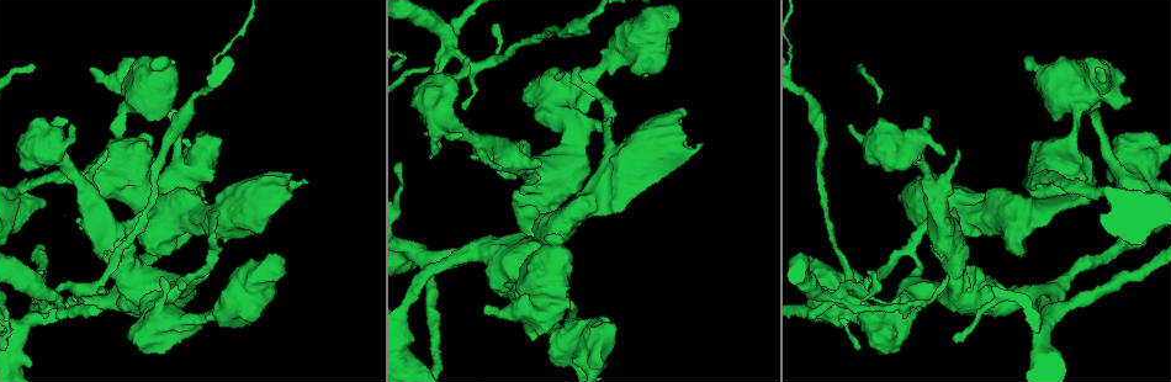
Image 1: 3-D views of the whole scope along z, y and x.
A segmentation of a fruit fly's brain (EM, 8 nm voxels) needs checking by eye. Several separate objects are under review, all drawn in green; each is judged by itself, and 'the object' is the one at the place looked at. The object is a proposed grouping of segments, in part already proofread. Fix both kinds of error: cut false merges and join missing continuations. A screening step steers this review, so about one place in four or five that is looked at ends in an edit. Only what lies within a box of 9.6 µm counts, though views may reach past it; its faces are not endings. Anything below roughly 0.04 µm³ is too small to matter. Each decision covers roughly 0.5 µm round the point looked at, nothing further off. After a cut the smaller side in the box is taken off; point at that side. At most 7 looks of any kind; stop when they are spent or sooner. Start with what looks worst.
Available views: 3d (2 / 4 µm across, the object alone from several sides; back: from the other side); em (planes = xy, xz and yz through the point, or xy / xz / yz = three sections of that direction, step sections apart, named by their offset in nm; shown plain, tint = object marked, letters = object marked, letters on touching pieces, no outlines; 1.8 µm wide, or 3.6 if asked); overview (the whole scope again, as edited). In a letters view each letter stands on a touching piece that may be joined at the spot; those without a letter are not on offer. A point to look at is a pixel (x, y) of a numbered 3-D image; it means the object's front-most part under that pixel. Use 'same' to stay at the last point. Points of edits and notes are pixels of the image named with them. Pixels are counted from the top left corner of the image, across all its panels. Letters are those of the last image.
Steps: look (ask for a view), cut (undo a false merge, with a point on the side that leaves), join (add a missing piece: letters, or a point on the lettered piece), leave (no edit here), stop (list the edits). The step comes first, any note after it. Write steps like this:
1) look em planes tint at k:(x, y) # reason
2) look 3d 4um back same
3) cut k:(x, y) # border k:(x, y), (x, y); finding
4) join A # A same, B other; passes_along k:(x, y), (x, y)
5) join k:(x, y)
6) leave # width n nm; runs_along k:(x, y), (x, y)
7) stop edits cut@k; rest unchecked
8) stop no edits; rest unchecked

look em planes letters at 1:(1077, 120) # a narrow waist

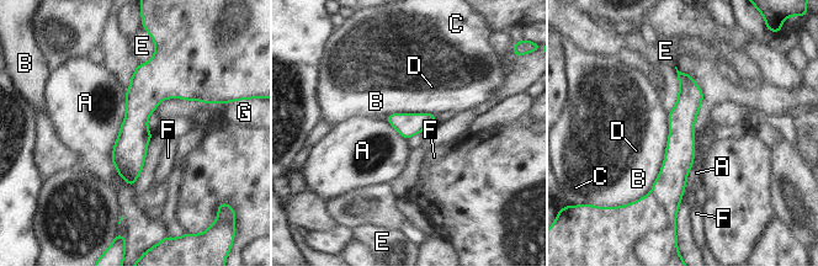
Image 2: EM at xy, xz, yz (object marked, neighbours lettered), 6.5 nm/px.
cut 2:(628, 223) # longest_contact A 650 nm; A other, B other, C other, D other, E other, F other, G other; border 2:(651, 192), (668, 213); a second neuron is stuck on

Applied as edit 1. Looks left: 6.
look overview # see it whole again

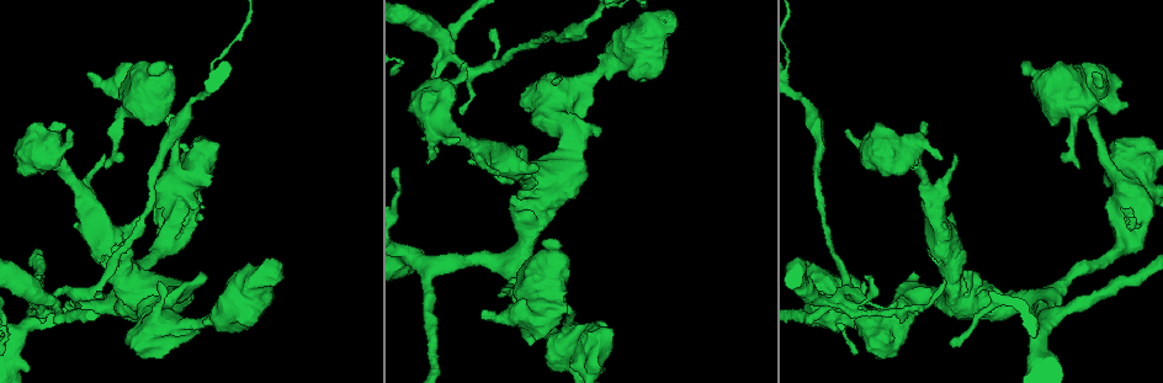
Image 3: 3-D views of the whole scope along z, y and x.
look 3d 4um at 3:(640, 56) # abrupt turn

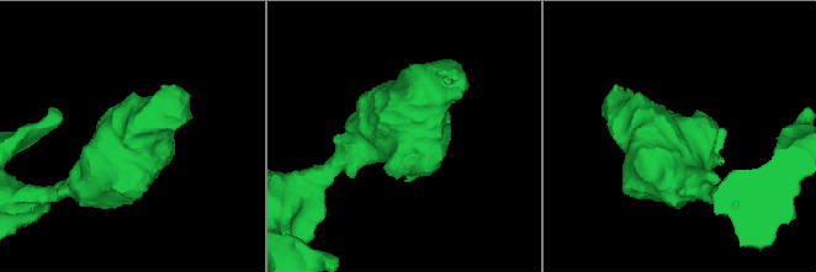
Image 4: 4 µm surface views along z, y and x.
look em xy step 4 tint at 4:(683, 150)

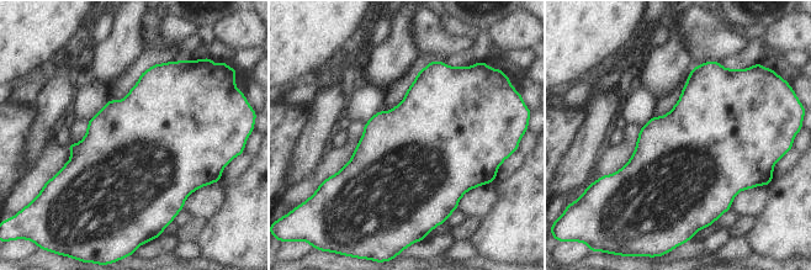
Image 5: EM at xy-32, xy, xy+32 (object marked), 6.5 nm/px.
look em planes letters same # cut it another way

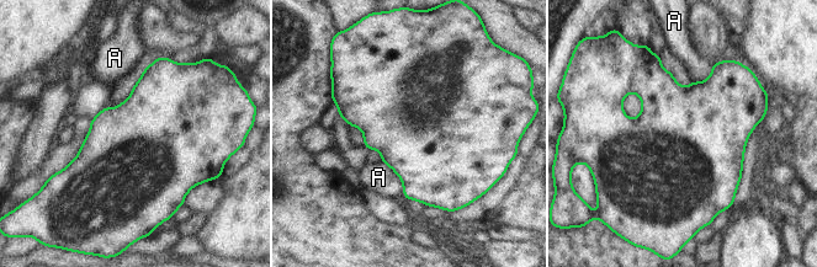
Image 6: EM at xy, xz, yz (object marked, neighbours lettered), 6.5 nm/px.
leave # A other; border 6:(381, 160), (397, 175), (403, 191); all the same neuron

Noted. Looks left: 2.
stop edits cut@2; rest unchecked

